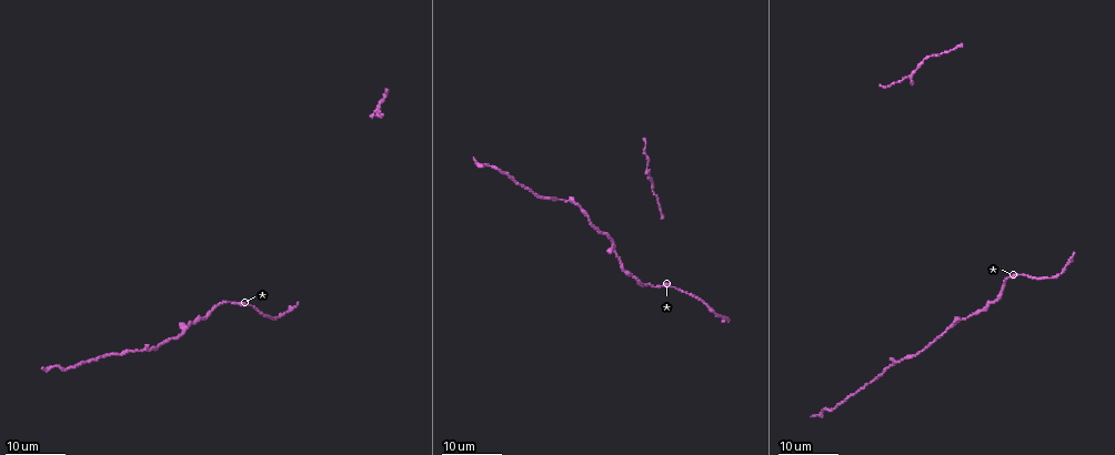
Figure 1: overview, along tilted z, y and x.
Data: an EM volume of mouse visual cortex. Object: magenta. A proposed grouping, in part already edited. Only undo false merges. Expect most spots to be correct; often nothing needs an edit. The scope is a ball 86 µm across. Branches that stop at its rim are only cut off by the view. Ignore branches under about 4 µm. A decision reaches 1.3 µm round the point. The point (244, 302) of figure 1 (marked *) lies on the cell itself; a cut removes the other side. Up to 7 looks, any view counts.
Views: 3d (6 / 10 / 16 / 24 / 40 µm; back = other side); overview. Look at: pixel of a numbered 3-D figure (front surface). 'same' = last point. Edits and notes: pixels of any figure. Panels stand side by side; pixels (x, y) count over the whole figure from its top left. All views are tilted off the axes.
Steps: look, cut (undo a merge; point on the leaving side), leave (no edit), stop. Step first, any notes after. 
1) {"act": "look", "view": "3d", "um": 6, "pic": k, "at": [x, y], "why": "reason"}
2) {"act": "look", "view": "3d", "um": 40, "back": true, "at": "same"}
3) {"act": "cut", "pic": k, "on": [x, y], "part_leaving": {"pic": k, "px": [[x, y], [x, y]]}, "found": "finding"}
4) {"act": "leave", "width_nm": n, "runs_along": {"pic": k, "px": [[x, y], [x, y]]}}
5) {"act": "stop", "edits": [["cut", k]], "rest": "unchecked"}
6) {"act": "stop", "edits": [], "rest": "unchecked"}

{"act": "look", "view": "3d", "um": 24, "pic": 1, "at": [571, 203], "why": "thick turns thin"}

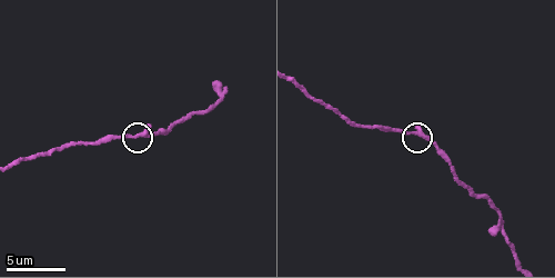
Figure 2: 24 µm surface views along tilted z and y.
{"act": "look", "view": "3d", "um": 10, "pic": 2, "at": [417, 134], "why": "closer look"}

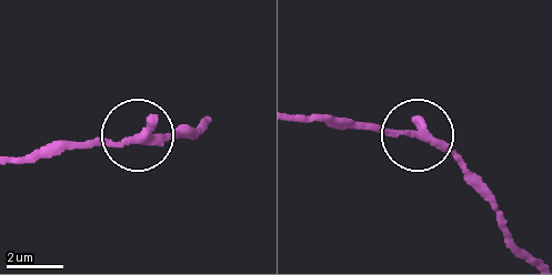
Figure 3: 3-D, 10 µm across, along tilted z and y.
{"act": "leave", "width_nm": 210, "runs_along": {"pic": 3, "px": [[202, 121], [167, 140], [57, 139]]}, "found": "all the same cell"}

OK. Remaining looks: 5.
{"act": "look", "view": "3d", "um": 10, "pic": 2, "at": [452, 166], "why": "thick turns thin"}

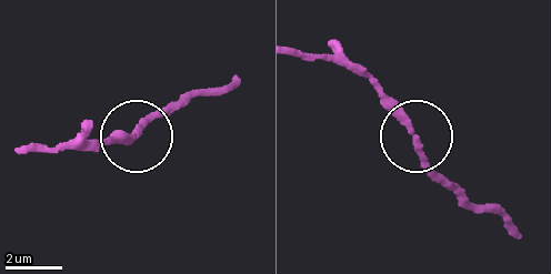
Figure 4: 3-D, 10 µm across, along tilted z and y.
{"act": "leave", "width_nm": 220, "runs_along": {"pic": 4, "px": [[504, 227], [438, 182], [420, 143], [376, 81]]}, "found": "all the same cell"}

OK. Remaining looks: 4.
{"act": "look", "view": "3d", "um": 10, "pic": 2, "at": [499, 214], "why": "sudden change in width"}

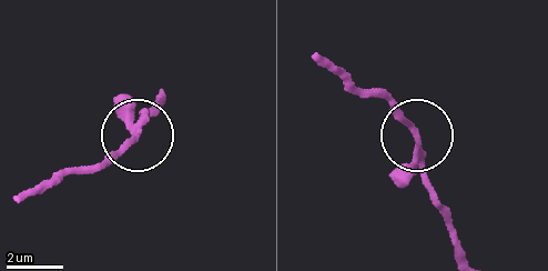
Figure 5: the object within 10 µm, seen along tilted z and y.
{"act": "look", "view": "3d", "um": 6, "pic": 5, "at": [416, 133]}

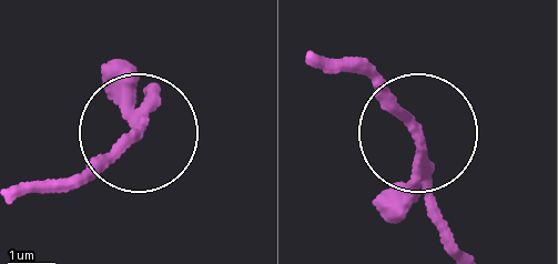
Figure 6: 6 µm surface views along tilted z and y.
{"act": "leave", "width_nm": 230, "runs_along": {"pic": 6, "px": [[450, 253], [420, 133], [396, 115], [377, 69]]}, "found": "all the same cell"}

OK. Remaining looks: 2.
{"act": "look", "view": "3d", "um": 16, "pic": 1, "at": [205, 318], "why": "narrows sharply"}

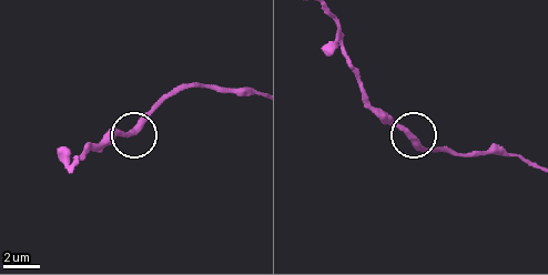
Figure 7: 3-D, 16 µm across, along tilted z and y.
{"act": "look", "view": "3d", "um": 10, "pic": 7, "at": [132, 133]}

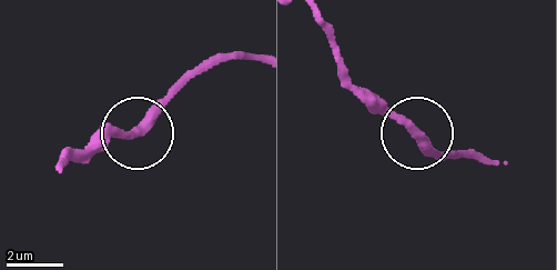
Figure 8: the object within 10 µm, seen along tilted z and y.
{"act": "leave", "width_nm": 260, "runs_along": {"pic": 8, "px": [[255, 57], [206, 64], [137, 133], [89, 139]]}, "found": "all the same cell"}

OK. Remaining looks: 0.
{"act": "stop", "edits": [], "rest": "unchecked"}

